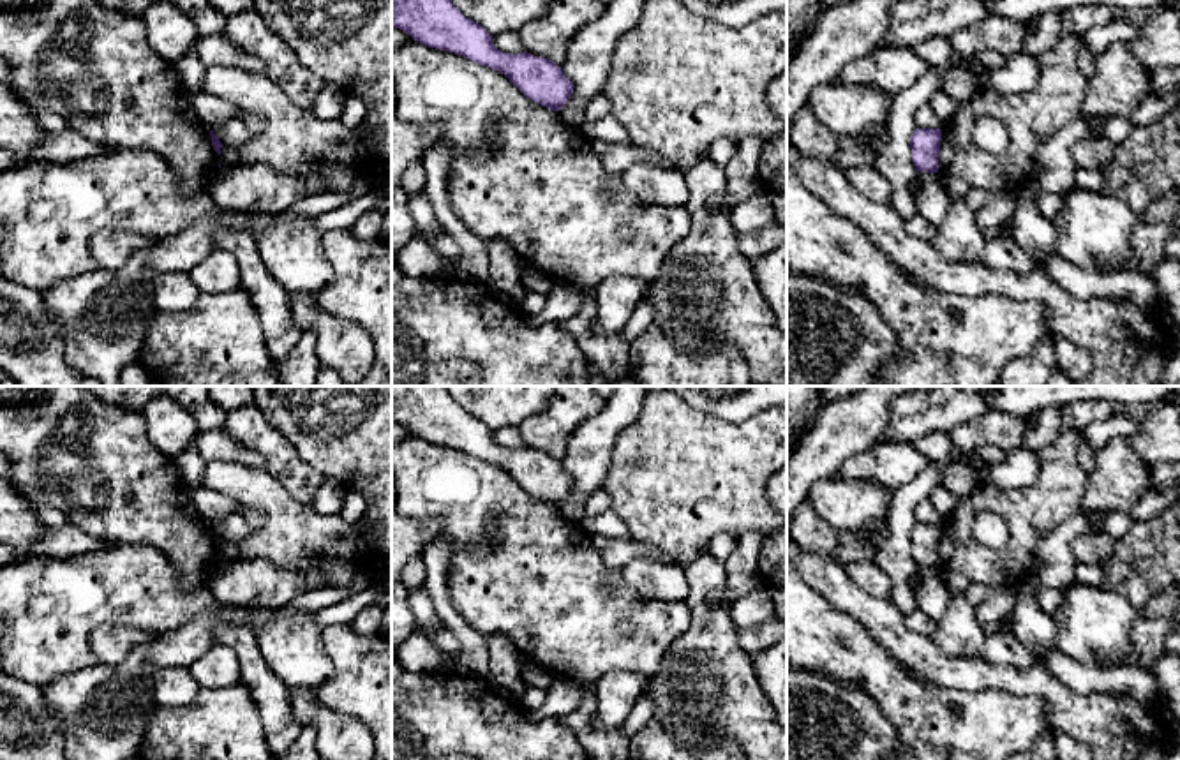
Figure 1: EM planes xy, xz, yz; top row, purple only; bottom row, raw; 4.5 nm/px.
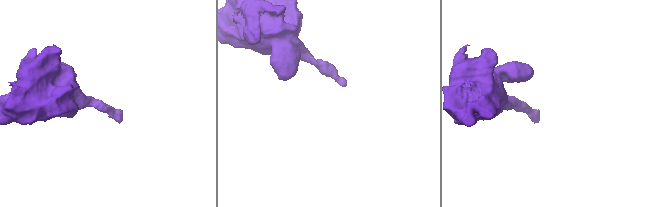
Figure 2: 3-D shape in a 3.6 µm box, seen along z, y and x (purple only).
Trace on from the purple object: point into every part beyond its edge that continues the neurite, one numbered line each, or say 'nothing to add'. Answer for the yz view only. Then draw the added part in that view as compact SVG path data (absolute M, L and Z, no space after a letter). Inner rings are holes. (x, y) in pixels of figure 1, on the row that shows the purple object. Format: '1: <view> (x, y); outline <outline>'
nothing to add

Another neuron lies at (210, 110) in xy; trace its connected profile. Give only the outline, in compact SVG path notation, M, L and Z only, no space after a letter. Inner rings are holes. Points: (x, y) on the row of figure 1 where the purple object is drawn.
M199 90L189 95L189 102L199 116L199 122L208 130L213 130L219 123L228 118L240 118L249 127L250 134L259 134L265 127L265 122L259 116L240 111L228 101L219 99L215 95L208 95Z

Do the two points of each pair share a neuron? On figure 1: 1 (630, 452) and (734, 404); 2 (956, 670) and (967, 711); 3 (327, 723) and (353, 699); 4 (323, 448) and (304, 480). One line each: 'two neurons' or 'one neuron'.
1: two neurons
2: two neurons
3: two neurons
4: two neurons

